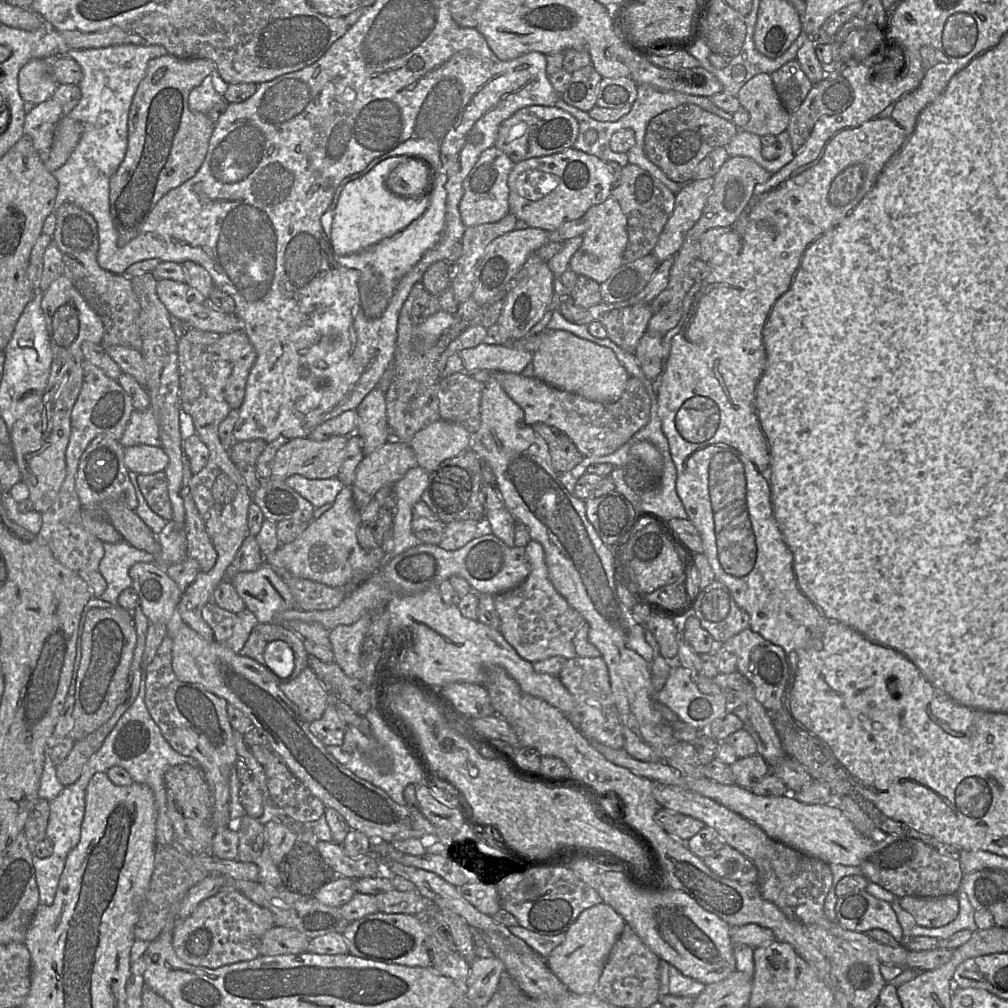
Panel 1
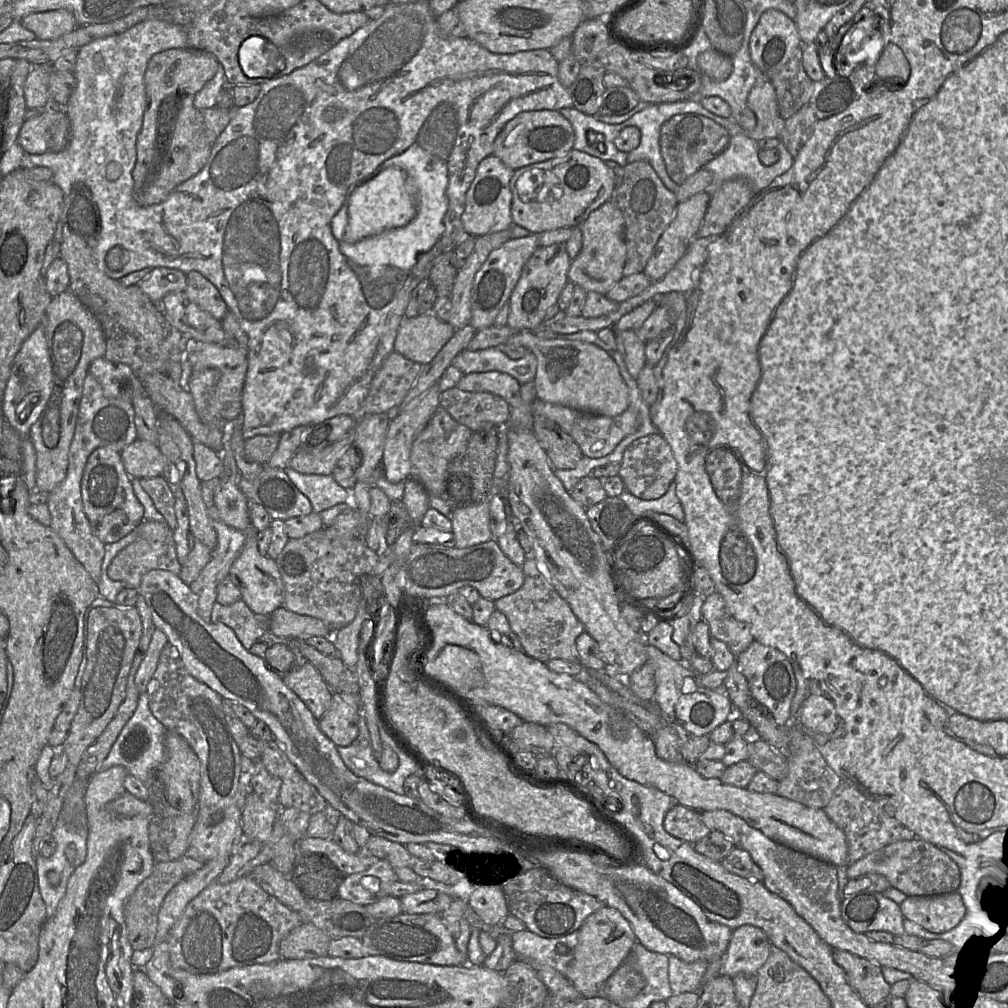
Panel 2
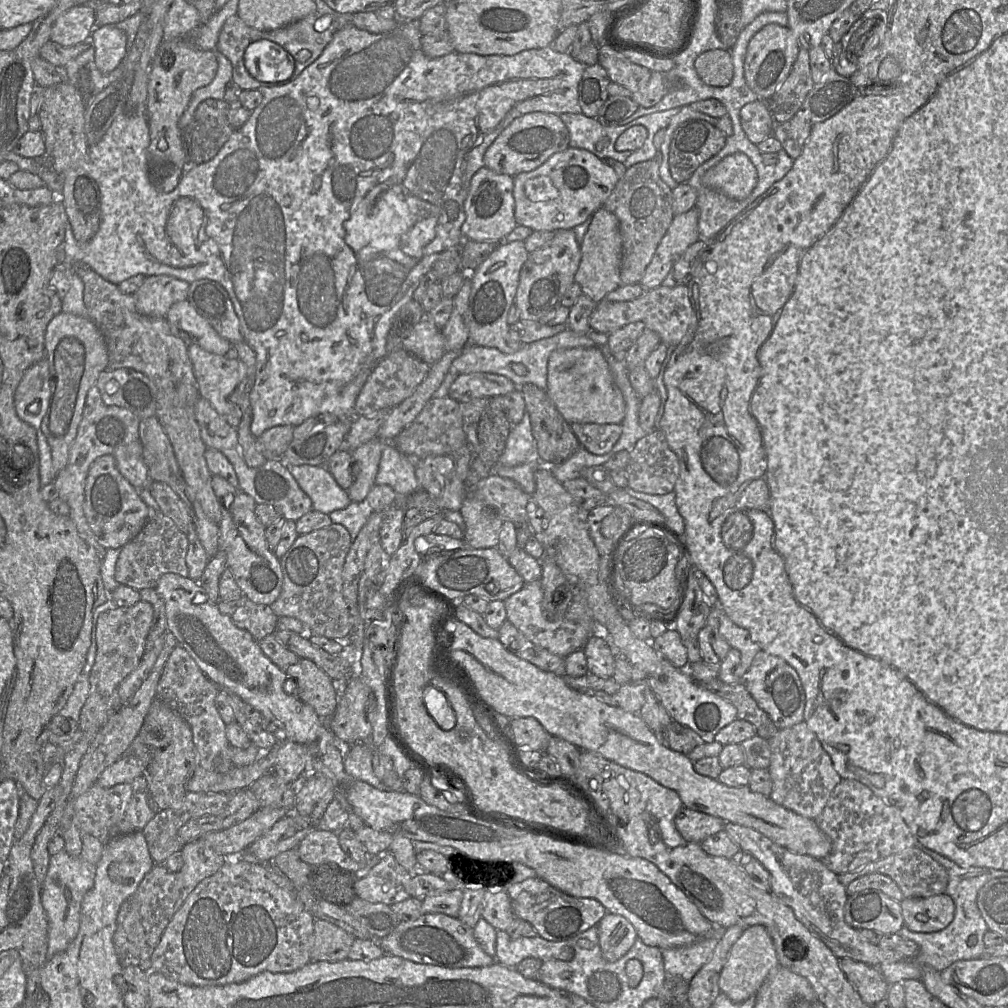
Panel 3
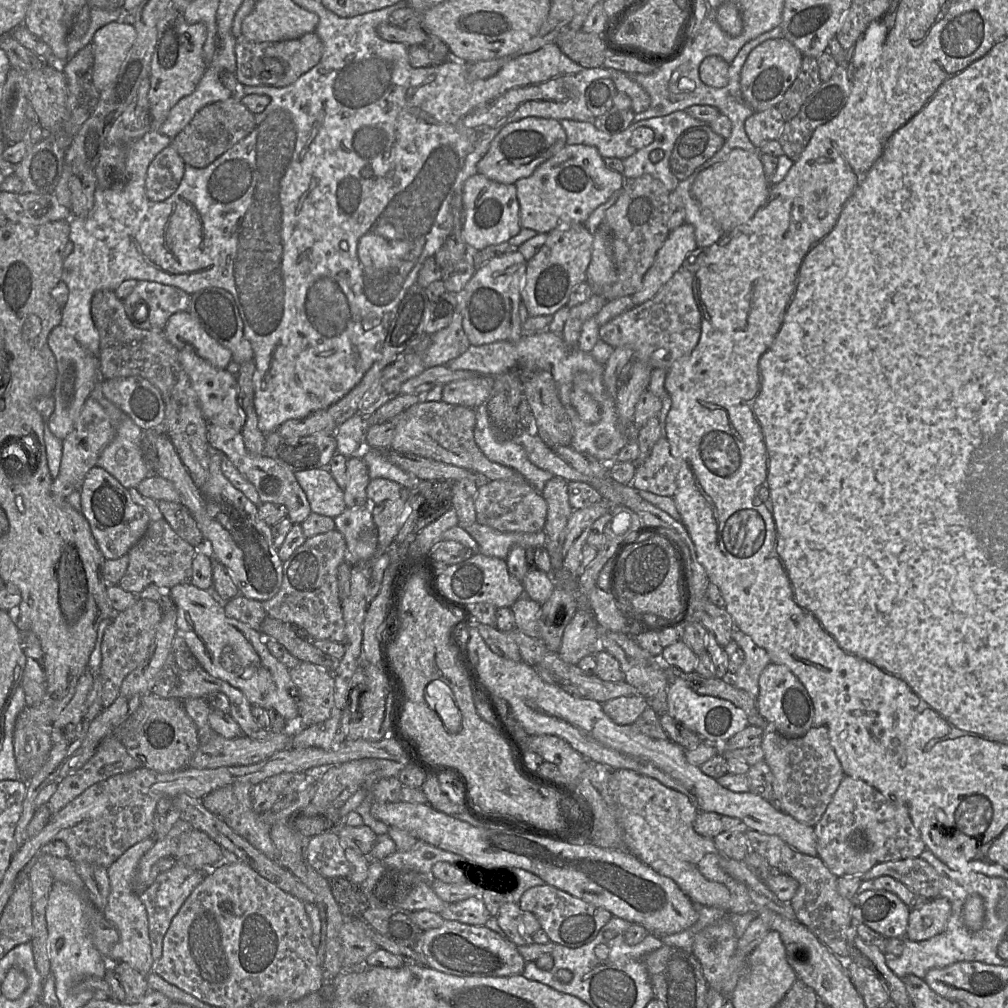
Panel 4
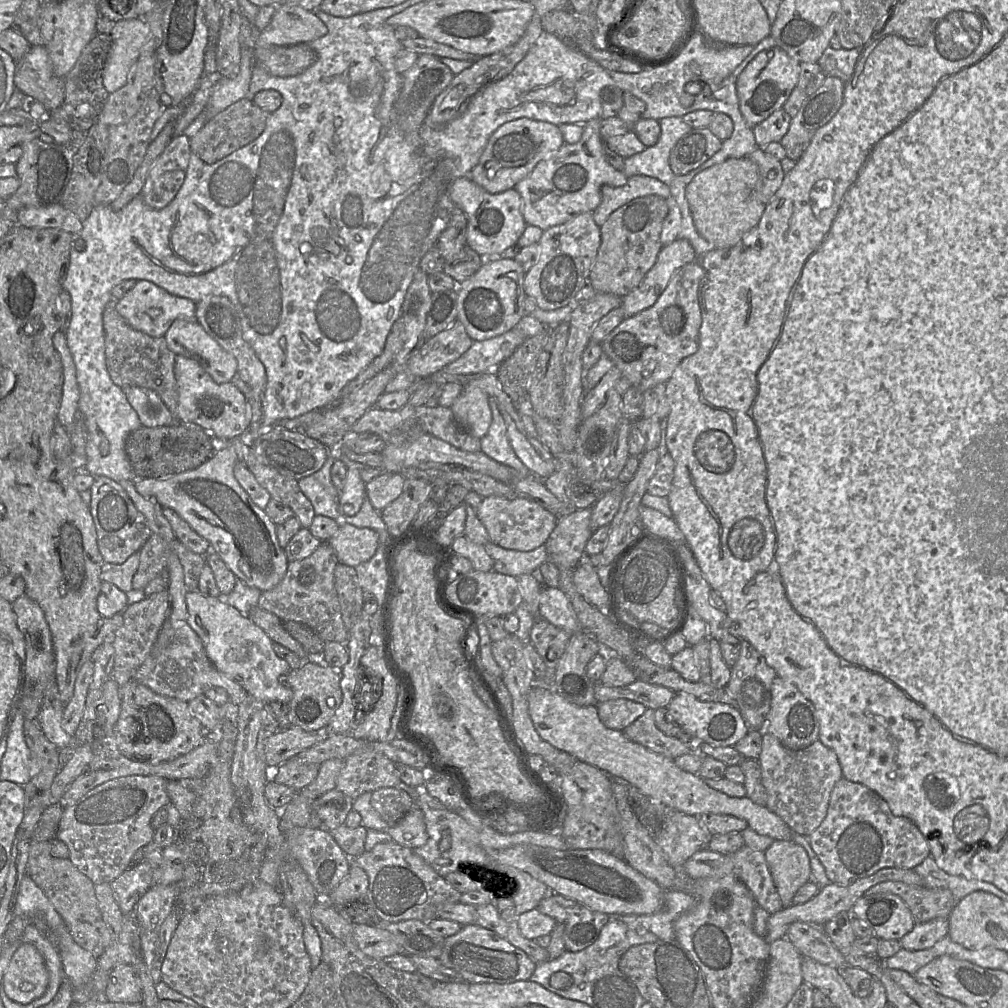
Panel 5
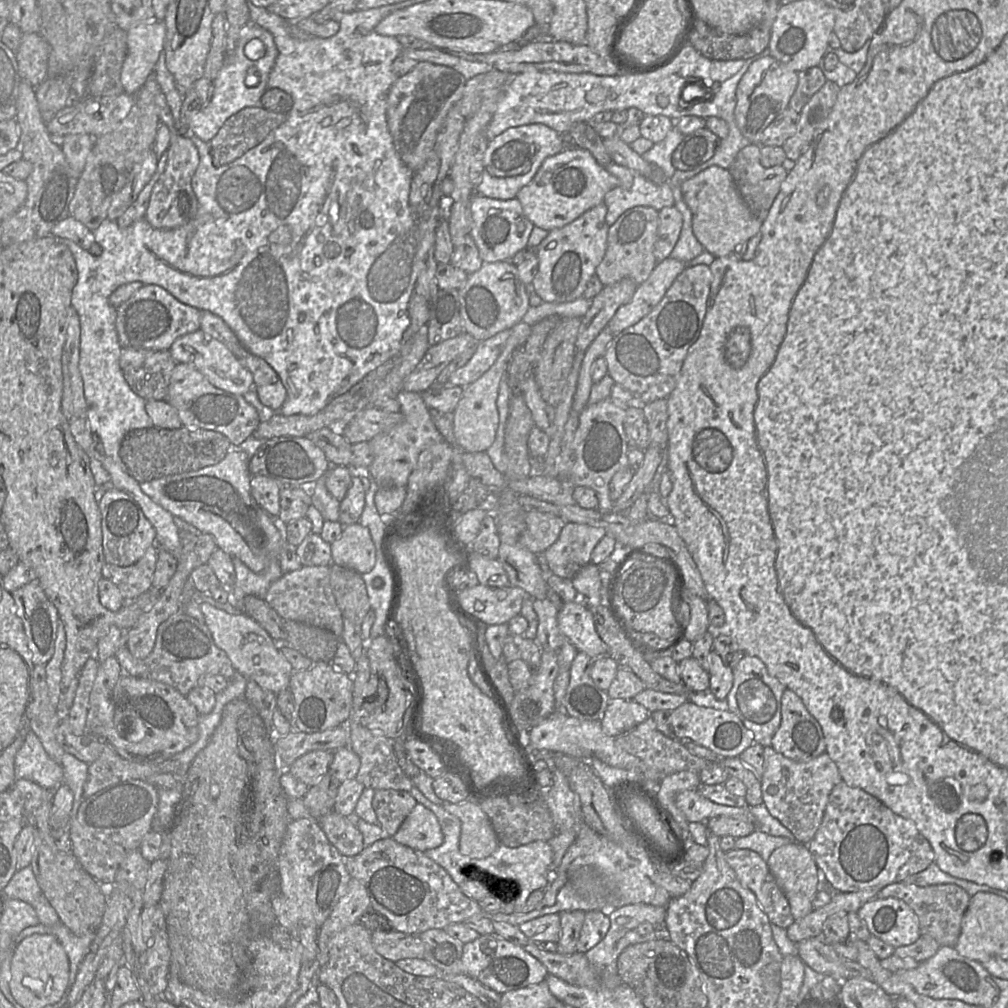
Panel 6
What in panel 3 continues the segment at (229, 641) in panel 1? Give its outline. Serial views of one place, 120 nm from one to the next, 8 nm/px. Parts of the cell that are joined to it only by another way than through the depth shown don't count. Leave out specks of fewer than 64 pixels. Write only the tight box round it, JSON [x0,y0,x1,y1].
[217,595,279,641]

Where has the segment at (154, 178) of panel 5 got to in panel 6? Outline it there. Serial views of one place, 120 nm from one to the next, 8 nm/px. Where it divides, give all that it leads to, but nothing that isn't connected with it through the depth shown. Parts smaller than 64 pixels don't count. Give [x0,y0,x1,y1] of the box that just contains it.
[145,124,199,229]

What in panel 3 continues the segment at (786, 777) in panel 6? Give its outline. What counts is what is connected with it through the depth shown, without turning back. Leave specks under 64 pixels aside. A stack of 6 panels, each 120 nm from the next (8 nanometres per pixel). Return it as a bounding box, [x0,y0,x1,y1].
[767,721,841,819]

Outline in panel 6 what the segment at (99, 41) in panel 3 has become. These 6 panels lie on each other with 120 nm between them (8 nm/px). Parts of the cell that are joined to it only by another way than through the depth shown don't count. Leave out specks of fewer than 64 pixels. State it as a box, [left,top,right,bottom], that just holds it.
[121,20,166,95]

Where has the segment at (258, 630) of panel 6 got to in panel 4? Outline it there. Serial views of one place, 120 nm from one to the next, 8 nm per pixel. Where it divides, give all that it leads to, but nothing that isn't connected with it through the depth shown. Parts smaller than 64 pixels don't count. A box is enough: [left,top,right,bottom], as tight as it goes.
[168,583,299,723]

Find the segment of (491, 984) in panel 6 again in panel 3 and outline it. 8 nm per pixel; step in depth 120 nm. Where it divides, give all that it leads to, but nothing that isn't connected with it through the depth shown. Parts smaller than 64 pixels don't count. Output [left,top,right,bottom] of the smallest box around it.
[378,914,494,968]

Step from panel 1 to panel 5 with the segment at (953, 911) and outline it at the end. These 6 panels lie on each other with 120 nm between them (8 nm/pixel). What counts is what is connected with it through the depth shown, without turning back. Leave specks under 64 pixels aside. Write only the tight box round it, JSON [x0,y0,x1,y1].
[900,918,949,951]

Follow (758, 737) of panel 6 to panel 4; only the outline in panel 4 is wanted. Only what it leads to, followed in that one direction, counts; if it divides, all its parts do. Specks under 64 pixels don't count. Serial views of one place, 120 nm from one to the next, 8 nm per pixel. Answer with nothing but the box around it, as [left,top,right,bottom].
[728,624,771,699]

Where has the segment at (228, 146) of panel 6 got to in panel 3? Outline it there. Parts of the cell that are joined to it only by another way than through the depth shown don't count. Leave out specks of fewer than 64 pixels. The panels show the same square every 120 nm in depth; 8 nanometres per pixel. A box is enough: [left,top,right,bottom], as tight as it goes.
[182,99,234,165]

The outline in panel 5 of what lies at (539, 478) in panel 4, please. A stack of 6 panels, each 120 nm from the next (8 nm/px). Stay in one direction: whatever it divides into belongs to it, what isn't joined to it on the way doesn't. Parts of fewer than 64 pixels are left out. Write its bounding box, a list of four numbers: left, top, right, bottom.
[480,397,534,476]

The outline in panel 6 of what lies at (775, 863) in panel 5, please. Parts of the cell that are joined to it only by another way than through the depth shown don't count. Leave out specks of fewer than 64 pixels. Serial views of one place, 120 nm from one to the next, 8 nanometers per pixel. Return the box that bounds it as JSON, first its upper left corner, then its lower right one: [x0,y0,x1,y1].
[767,842,819,920]

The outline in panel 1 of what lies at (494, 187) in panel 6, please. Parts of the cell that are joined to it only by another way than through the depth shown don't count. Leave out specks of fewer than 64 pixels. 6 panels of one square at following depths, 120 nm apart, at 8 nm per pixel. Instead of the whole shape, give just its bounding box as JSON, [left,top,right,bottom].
[495,105,579,164]

